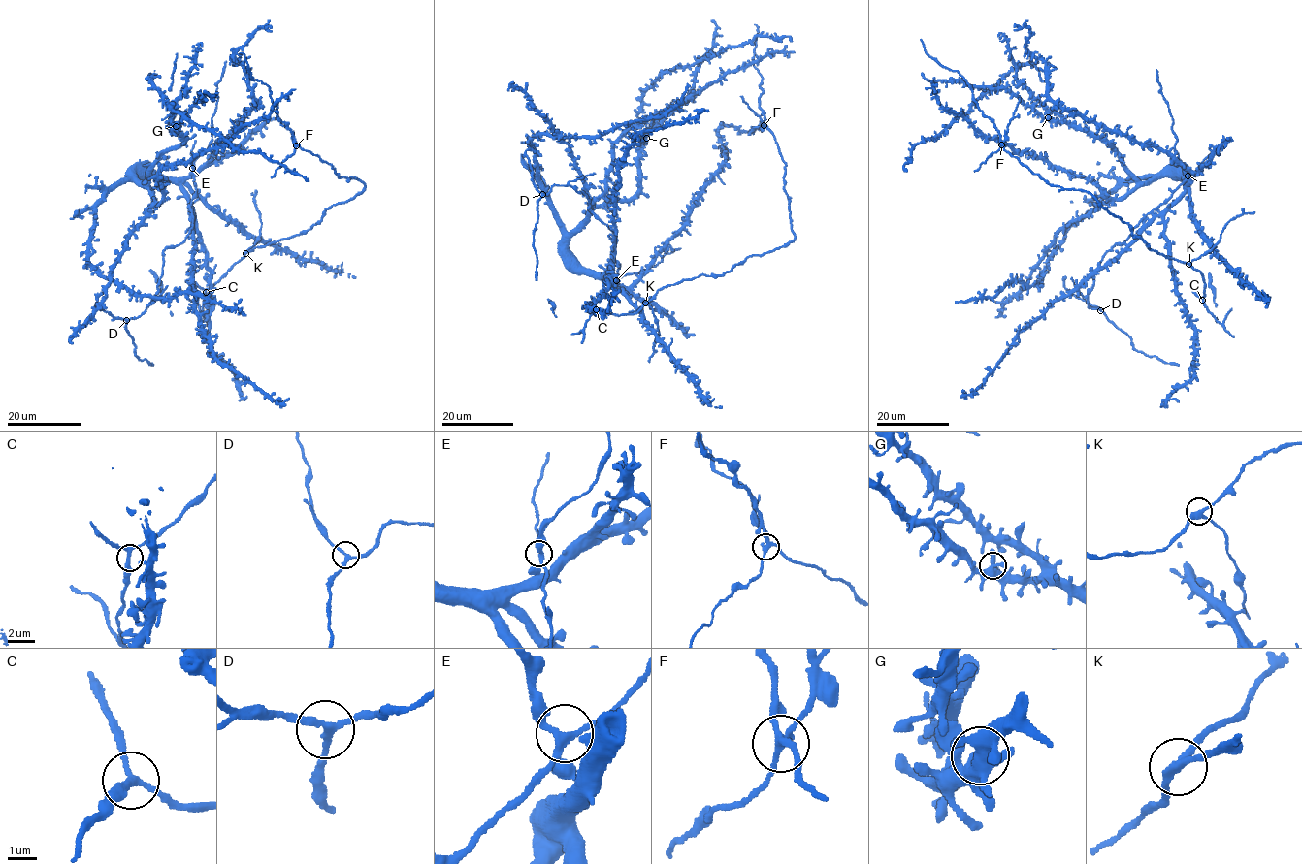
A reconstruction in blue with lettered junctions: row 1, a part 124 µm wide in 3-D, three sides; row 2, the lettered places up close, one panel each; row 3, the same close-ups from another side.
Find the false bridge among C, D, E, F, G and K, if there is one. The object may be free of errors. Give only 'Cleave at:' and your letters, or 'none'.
Cleave at: F

